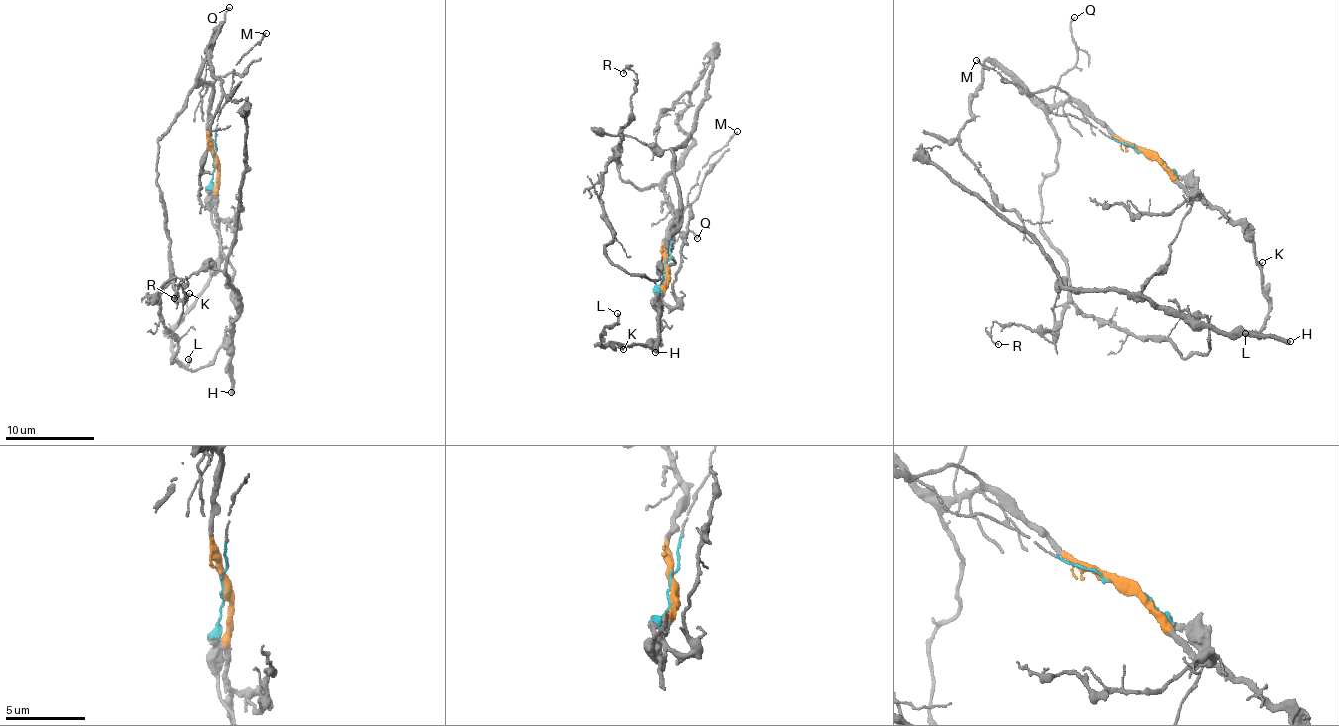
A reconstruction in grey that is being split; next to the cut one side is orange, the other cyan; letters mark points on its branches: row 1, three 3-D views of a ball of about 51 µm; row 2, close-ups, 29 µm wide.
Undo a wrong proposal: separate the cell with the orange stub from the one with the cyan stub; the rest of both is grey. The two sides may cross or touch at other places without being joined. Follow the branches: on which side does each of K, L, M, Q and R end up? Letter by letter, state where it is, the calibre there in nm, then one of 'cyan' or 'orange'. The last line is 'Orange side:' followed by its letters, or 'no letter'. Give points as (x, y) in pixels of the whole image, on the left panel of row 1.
K: place (189, 293); calibre 180 nm; orange
L: place (188, 359); calibre 180 nm; orange
M: place (266, 33); calibre 160 nm; cyan
Q: place (229, 7); calibre 180 nm; orange
R: place (174, 298); calibre 130 nm; orange
Orange side: K, L, Q, R

